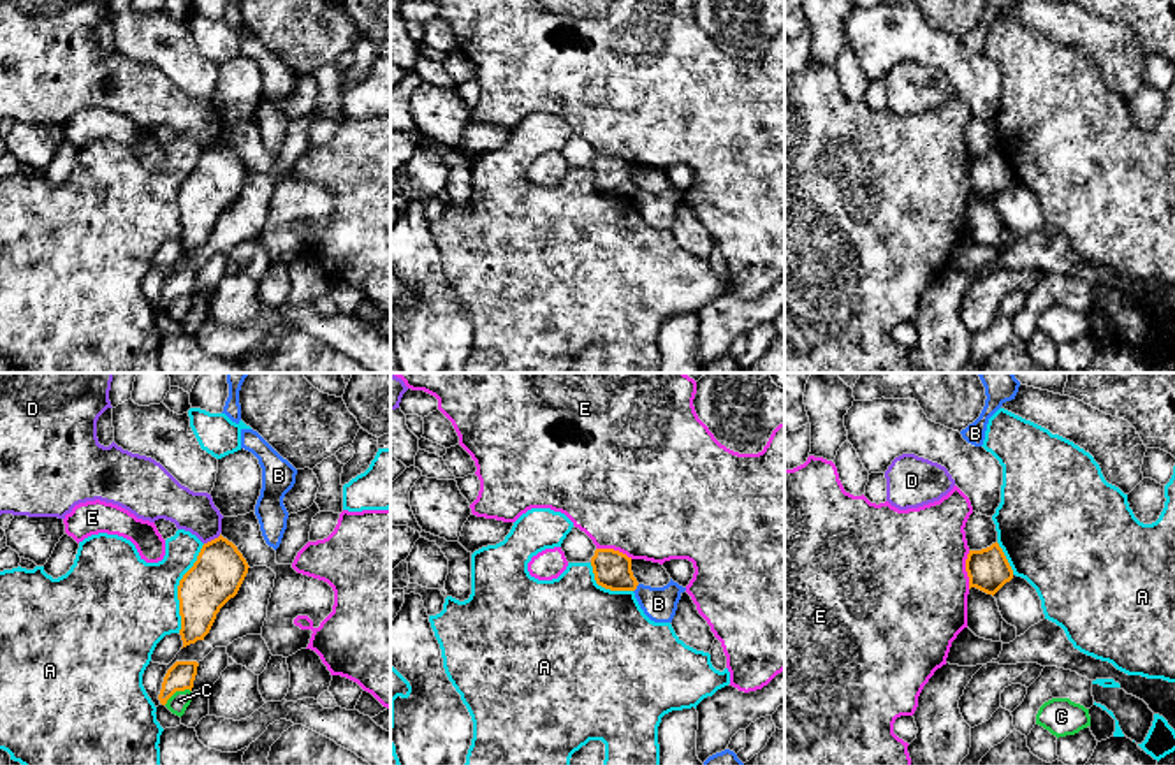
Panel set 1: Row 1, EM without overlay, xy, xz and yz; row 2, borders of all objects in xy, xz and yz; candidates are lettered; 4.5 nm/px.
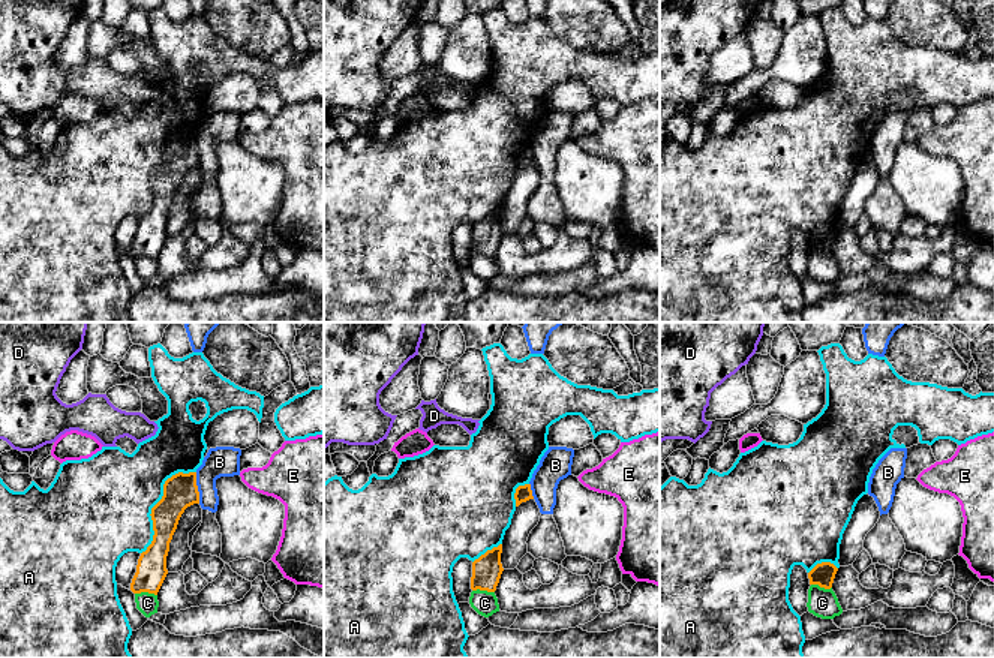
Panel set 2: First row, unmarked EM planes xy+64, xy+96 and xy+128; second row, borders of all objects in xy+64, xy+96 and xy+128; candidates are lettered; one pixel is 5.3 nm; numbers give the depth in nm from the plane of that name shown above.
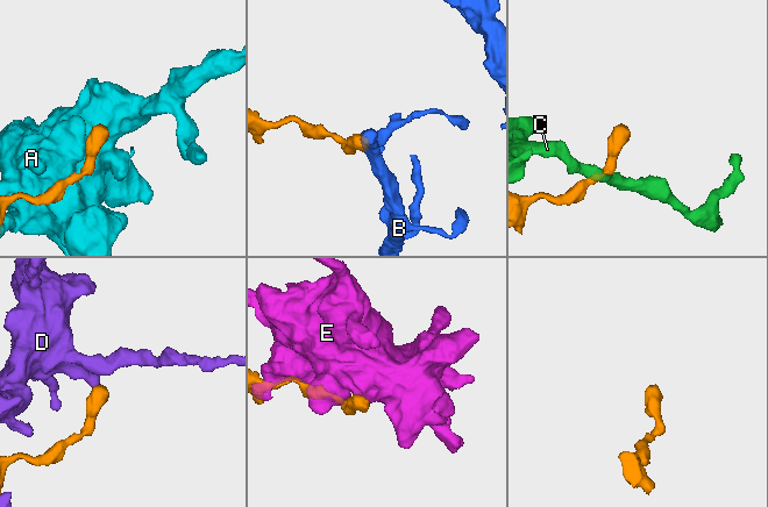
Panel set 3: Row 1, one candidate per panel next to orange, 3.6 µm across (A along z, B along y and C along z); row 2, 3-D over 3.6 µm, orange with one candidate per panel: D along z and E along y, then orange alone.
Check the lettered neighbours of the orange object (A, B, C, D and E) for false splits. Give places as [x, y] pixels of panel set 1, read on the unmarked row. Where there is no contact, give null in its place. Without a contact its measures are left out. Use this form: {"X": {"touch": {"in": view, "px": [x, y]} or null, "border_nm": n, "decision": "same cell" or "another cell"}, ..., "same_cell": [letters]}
{"A": {"touch": {"in": "xy", "px": [178, 194]}, "border_nm": 420, "decision": "another cell"}, "B": {"touch": {"in": "xz", "px": [635, 194]}, "border_nm": 50, "decision": "another cell"}, "C": {"touch": {"in": "xy", "px": [176, 296]}, "border_nm": 140, "decision": "another cell"}, "D": {"touch": {"in": "xy", "px": [211, 146]}, "border_nm": 90, "decision": "another cell"}, "E": {"touch": {"in": "yz", "px": [966, 176]}, "border_nm": 180, "decision": "another cell"}, "same_cell": []}

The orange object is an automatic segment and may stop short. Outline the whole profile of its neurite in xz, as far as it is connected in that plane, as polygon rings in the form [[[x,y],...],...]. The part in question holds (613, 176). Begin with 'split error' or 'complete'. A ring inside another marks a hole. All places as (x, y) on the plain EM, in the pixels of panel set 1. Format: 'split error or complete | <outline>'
complete | [[[596,155],[591,164],[595,186],[610,197],[635,197],[639,188],[631,178],[631,164],[614,155]]]

